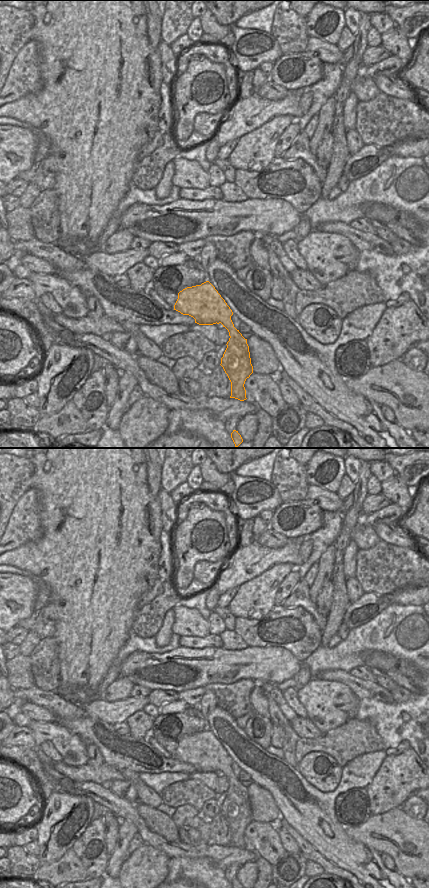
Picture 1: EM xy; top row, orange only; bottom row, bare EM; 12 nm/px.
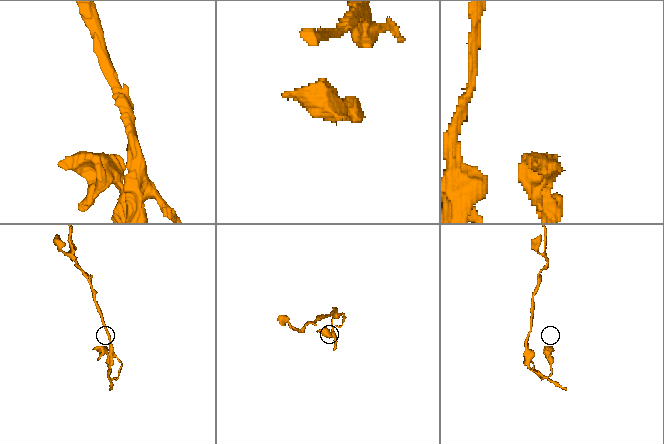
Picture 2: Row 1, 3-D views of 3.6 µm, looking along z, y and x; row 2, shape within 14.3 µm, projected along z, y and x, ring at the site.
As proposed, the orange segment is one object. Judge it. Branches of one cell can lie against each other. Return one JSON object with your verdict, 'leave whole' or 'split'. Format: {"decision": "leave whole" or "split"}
{"decision": "leave whole"}

